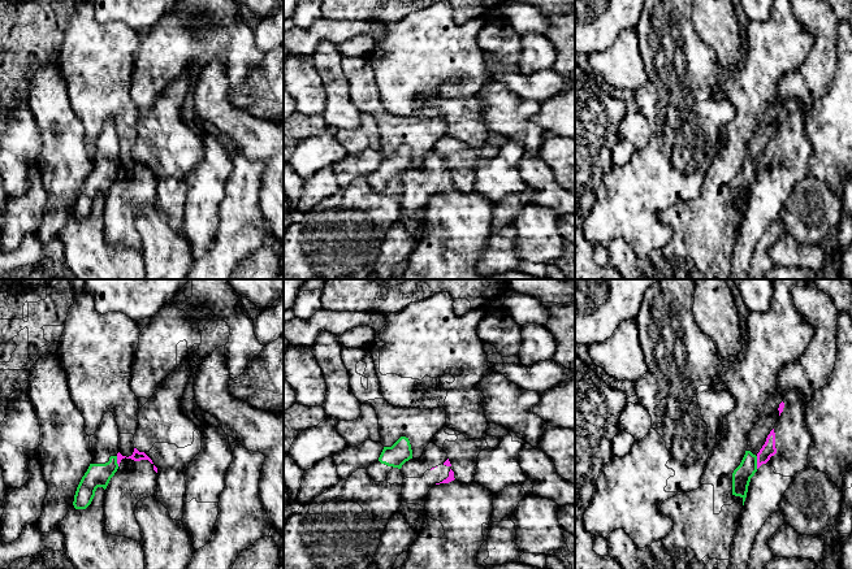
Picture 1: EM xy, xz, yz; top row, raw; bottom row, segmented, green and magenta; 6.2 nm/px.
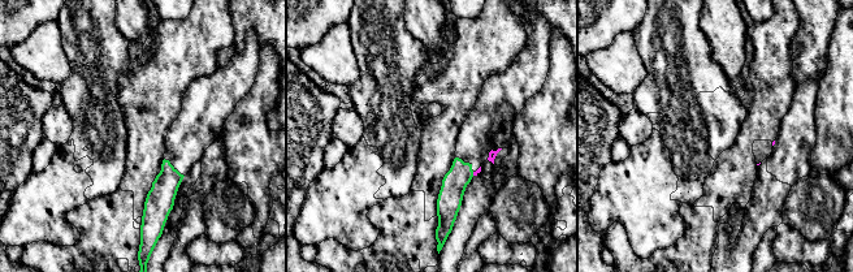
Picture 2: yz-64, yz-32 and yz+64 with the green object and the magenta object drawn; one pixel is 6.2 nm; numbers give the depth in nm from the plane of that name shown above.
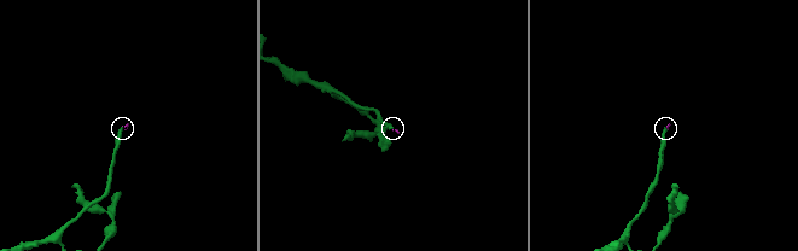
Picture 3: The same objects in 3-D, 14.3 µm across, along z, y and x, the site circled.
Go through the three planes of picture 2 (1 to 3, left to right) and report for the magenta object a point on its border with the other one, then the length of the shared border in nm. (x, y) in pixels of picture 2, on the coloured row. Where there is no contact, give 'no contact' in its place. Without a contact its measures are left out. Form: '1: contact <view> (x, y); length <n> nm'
1: no contact
2: contact yz-32 (472, 173); length 30 nm
3: no contact

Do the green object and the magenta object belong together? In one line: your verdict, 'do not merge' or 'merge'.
do not merge

